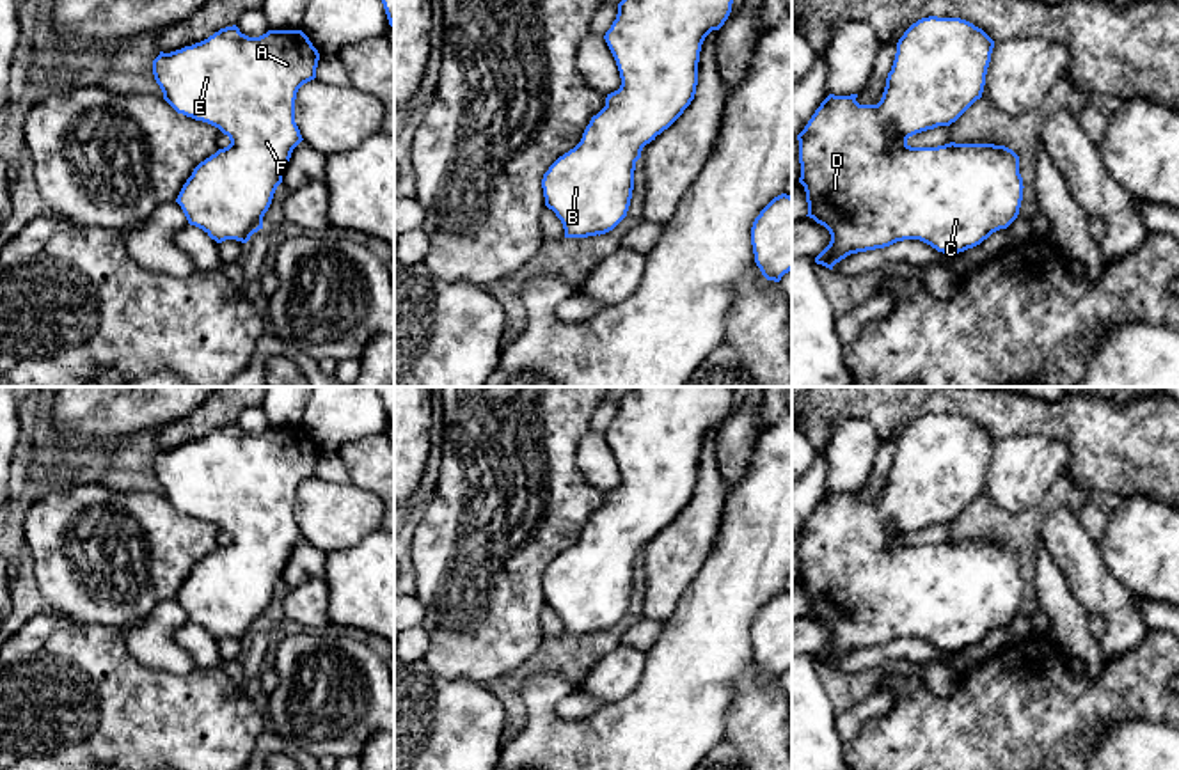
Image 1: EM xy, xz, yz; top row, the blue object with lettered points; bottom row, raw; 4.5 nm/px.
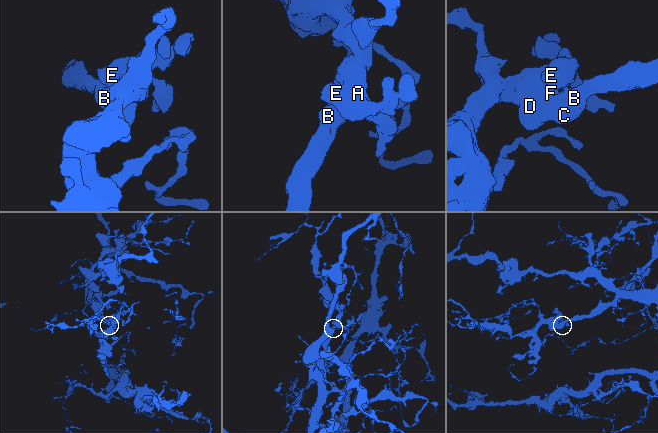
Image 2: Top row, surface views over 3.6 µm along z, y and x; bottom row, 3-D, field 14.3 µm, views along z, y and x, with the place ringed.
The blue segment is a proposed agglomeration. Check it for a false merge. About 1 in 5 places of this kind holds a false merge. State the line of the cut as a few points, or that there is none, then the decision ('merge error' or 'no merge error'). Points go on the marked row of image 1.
cut none; no merge error

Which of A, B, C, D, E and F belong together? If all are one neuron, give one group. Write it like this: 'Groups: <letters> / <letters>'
Groups: A B C D E F

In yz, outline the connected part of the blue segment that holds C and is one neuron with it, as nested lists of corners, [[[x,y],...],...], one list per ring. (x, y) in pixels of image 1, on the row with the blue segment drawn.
[[[922,18],[898,39],[877,105],[859,105],[858,94],[829,94],[820,103],[797,135],[806,216],[831,234],[829,245],[815,257],[817,264],[833,270],[851,254],[904,240],[959,254],[1017,218],[1025,186],[1019,156],[1012,149],[994,144],[907,144],[916,133],[950,126],[982,98],[993,48],[994,41],[966,20]]]

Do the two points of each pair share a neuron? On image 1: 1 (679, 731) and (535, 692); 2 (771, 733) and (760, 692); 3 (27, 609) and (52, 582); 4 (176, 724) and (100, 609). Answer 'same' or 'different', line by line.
1: same
2: same
3: different
4: different

